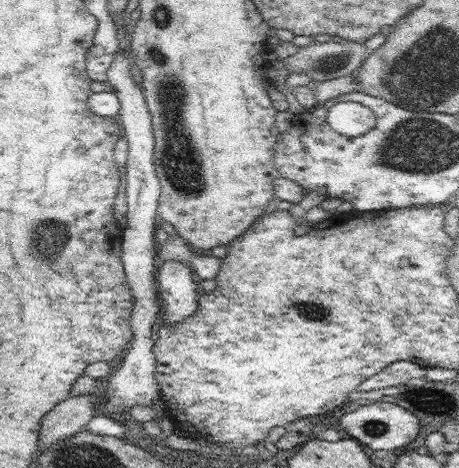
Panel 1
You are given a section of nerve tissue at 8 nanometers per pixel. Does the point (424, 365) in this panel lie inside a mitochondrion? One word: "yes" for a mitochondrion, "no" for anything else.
no

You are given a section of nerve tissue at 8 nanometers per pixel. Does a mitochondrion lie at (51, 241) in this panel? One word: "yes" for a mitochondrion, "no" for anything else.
yes

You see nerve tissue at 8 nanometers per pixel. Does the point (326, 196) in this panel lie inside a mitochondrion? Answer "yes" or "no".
no

